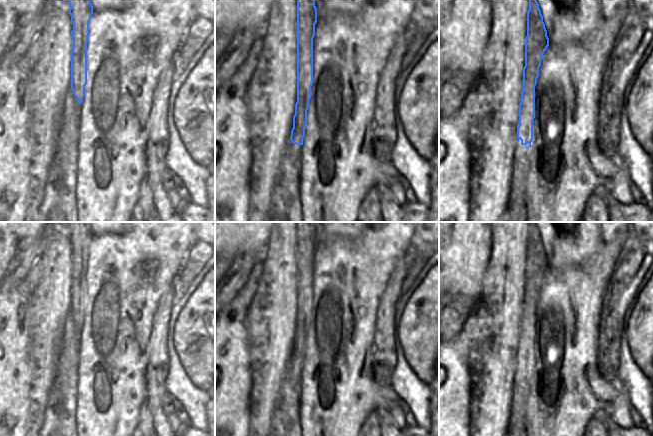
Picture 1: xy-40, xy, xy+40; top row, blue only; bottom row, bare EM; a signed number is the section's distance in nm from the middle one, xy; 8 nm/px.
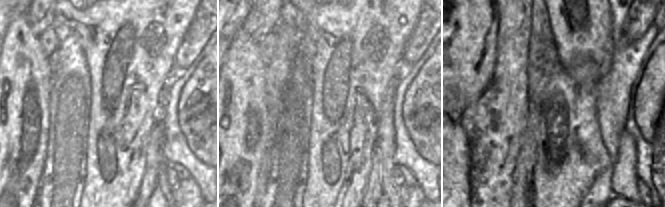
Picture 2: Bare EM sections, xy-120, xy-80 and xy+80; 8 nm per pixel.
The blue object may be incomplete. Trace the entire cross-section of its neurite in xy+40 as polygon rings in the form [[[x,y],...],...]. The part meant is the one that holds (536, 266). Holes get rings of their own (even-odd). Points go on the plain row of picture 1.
[[[529,222],[523,314],[519,328],[517,363],[521,364],[522,369],[528,367],[530,372],[533,364],[533,344],[535,342],[535,310],[539,300],[541,284],[548,270],[549,262],[539,228],[536,222]]]

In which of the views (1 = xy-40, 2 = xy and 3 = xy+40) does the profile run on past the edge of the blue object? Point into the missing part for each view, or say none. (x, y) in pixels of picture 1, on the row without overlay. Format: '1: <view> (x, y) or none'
1: none
2: none
3: none

